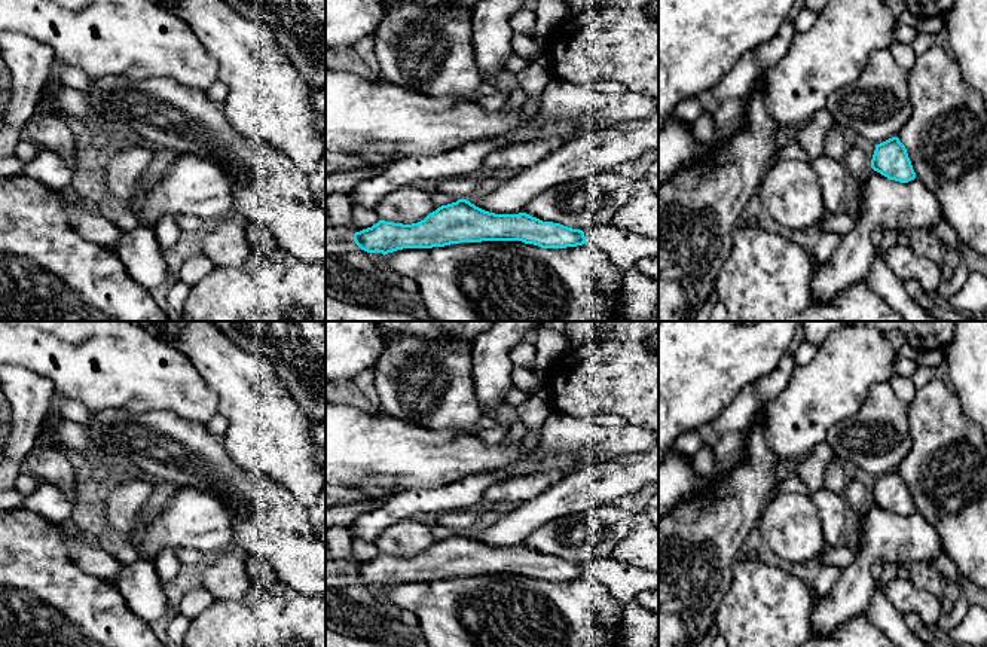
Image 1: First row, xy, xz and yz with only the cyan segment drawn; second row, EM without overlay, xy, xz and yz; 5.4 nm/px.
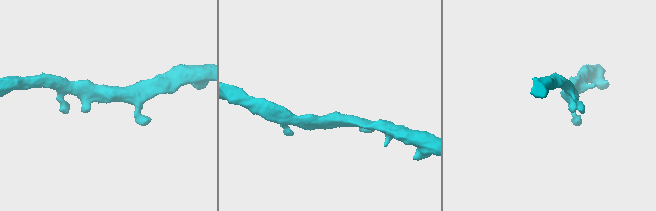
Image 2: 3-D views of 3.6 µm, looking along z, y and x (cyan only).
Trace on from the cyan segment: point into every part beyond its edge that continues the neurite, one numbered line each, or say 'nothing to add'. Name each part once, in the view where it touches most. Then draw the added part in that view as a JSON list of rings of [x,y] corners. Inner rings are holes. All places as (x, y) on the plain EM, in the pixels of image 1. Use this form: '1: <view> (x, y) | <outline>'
nothing to add

